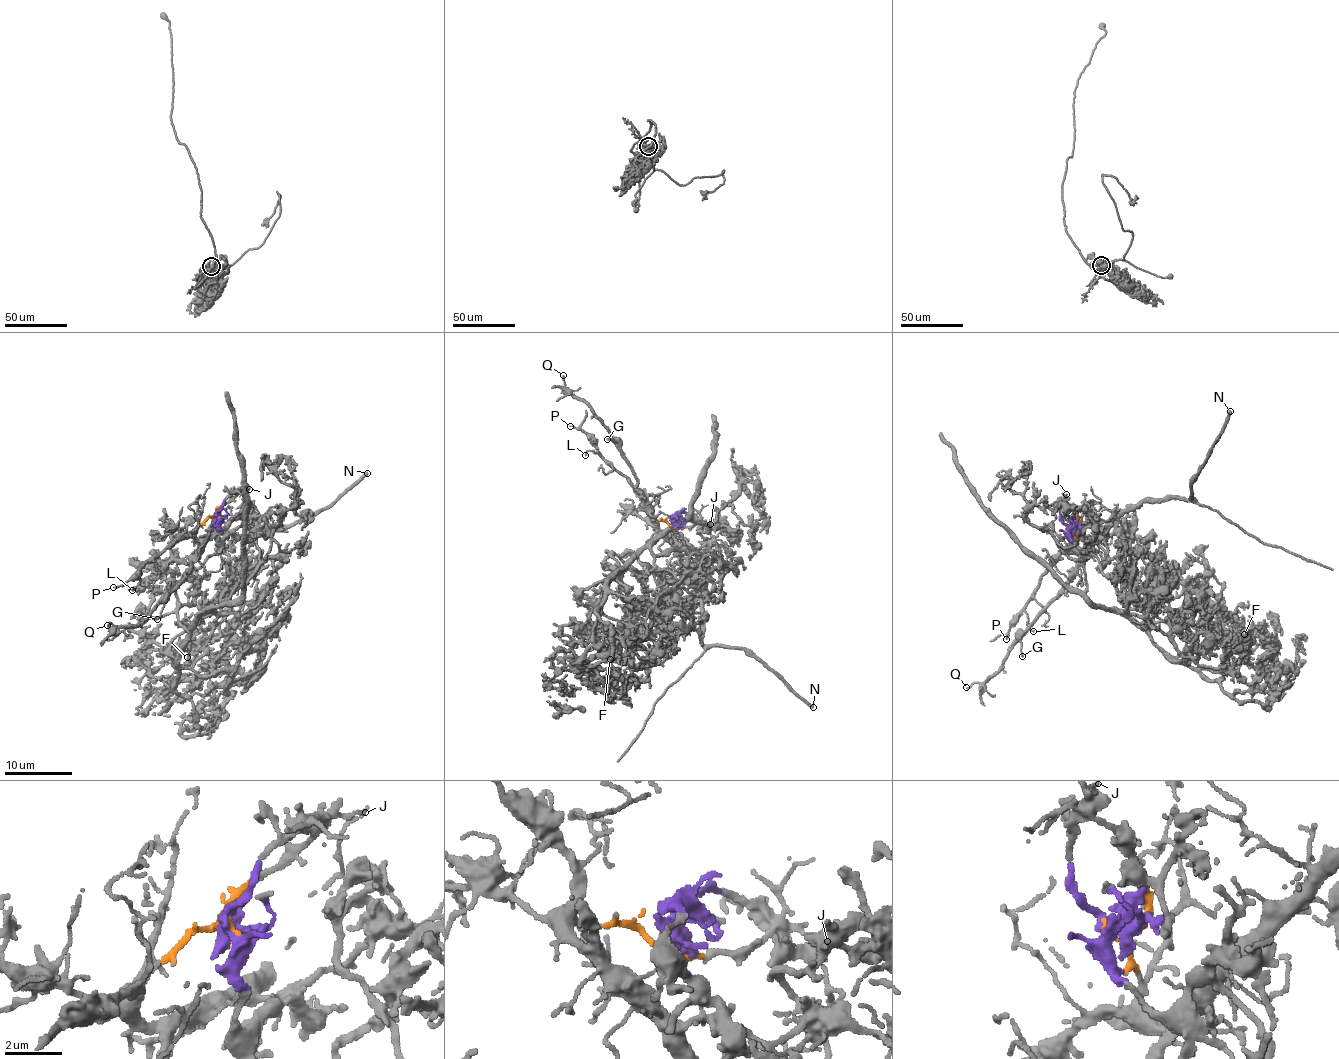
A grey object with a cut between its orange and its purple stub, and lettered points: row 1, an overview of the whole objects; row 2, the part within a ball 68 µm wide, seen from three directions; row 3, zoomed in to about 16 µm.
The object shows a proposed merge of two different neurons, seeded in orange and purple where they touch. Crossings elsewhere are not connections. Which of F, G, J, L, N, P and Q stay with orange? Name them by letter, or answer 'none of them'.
G, L, N, P, Q

